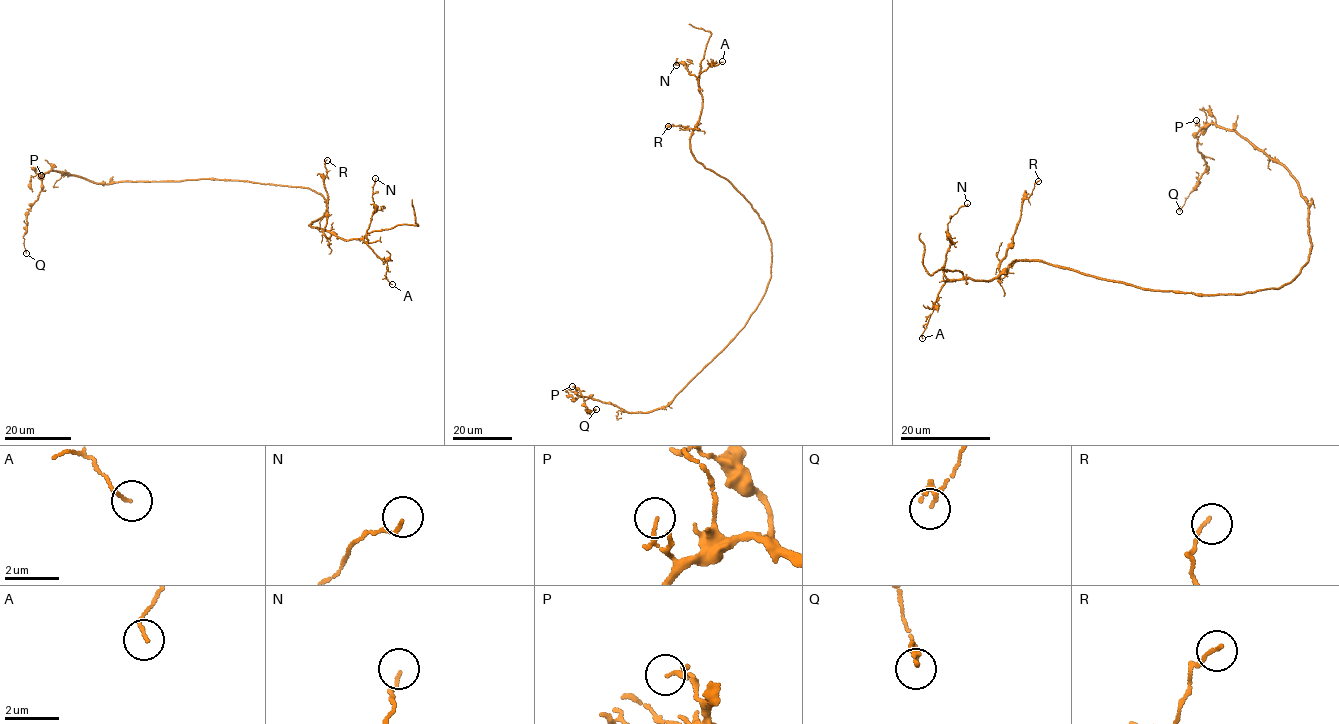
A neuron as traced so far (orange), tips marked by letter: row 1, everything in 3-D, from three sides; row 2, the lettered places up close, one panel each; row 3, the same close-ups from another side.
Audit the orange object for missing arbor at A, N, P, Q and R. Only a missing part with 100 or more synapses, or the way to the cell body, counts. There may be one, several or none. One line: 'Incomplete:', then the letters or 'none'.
Incomplete: none

